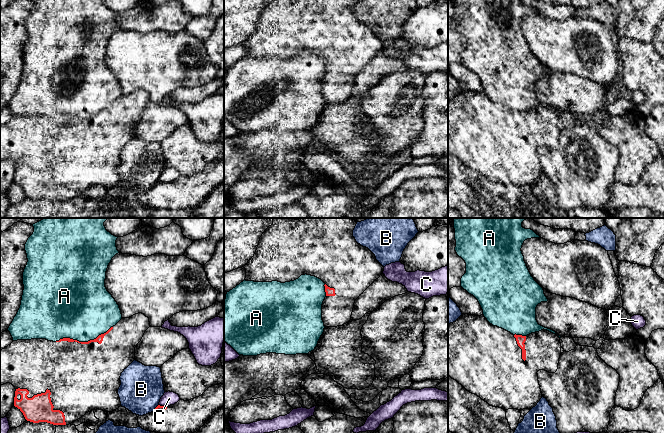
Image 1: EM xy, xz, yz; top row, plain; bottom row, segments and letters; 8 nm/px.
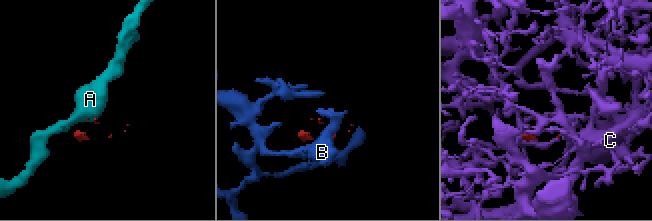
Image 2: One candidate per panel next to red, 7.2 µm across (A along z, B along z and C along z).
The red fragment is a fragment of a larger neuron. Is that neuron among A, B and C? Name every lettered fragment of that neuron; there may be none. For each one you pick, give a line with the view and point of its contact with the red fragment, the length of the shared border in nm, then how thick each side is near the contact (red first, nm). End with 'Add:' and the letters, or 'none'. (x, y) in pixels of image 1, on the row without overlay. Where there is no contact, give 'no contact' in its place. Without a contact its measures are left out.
Add: none

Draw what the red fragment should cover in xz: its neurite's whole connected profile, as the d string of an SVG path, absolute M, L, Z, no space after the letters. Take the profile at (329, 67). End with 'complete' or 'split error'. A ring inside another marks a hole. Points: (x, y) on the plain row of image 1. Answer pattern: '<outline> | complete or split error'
M272 0L260 13L254 32L244 42L246 57L281 59L298 55L301 51L311 51L325 59L326 73L322 80L322 96L325 103L337 103L348 99L354 84L355 76L384 47L375 31L366 23L358 20L353 13L356 0Z | split error

